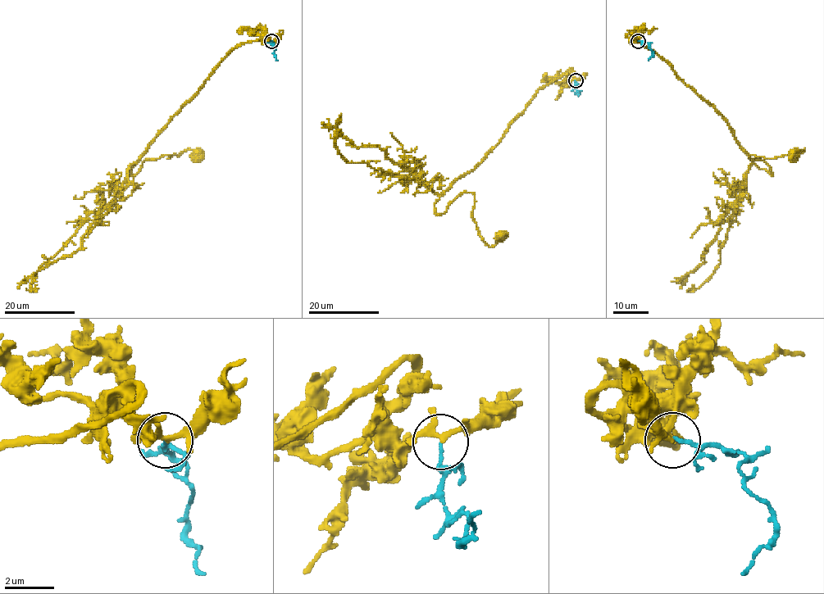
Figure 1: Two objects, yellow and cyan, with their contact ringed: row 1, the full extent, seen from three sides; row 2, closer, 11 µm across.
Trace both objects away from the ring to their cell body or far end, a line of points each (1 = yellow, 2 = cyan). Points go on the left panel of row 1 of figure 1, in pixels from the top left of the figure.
1: (270, 41), (265, 37), (238, 45), (130, 173), (146, 159), (189, 149), (198, 154)
2: (270, 41), (277, 60)

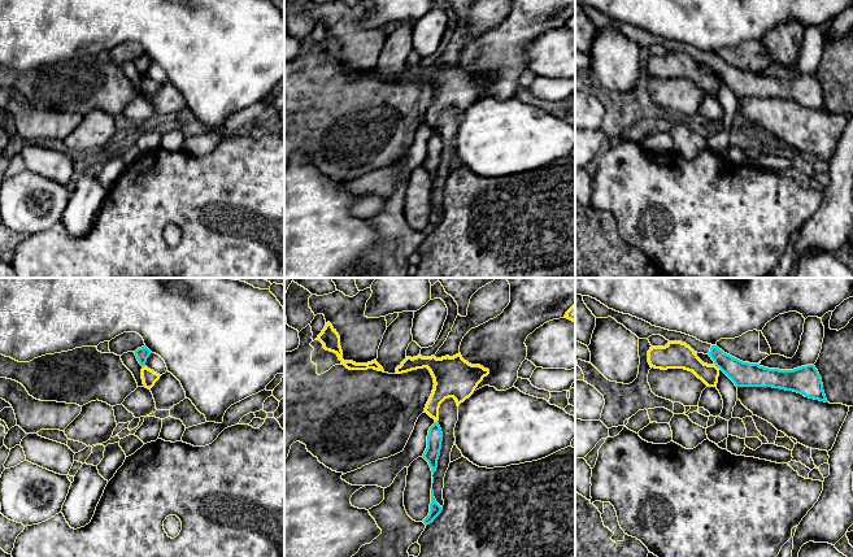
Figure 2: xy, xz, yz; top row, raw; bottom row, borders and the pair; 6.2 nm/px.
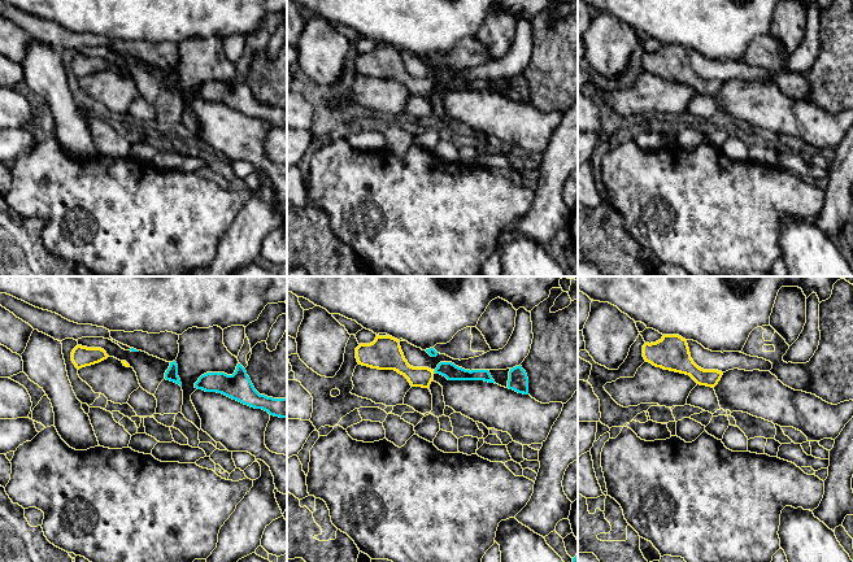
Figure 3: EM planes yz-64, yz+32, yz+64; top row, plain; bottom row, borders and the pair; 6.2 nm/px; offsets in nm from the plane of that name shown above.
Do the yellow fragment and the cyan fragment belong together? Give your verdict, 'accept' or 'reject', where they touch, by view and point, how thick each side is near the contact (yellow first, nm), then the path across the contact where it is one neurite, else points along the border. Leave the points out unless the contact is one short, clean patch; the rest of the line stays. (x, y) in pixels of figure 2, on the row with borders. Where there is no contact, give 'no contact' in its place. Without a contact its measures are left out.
reject; contact yz (718, 368); calibres 160 and 160 nm; border yz (714, 365), (721, 369)

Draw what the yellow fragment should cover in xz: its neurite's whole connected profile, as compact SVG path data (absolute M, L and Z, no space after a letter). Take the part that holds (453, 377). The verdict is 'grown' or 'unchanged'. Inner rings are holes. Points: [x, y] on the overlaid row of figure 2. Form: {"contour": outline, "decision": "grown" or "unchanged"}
{"contour": "M461 353L449 357L436 358L406 357L400 366L396 367L396 374L408 373L417 369L427 367L434 378L434 390L426 404L425 412L439 421L440 404L449 397L453 397L460 406L469 399L484 377L489 374L488 369L480 365L471 365L465 361Z", "decision": "unchanged"}

